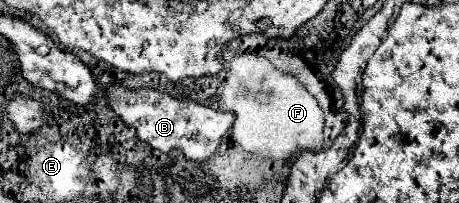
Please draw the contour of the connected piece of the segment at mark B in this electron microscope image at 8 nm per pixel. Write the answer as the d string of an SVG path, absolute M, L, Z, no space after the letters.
M112 83L108 87L100 85L100 91L106 97L110 109L128 127L134 127L144 143L162 153L170 153L170 149L180 149L192 161L206 161L208 157L212 157L220 145L222 135L232 127L234 121L232 113L216 111L190 99L176 99L166 91L156 91L152 87L126 89L118 83Z

